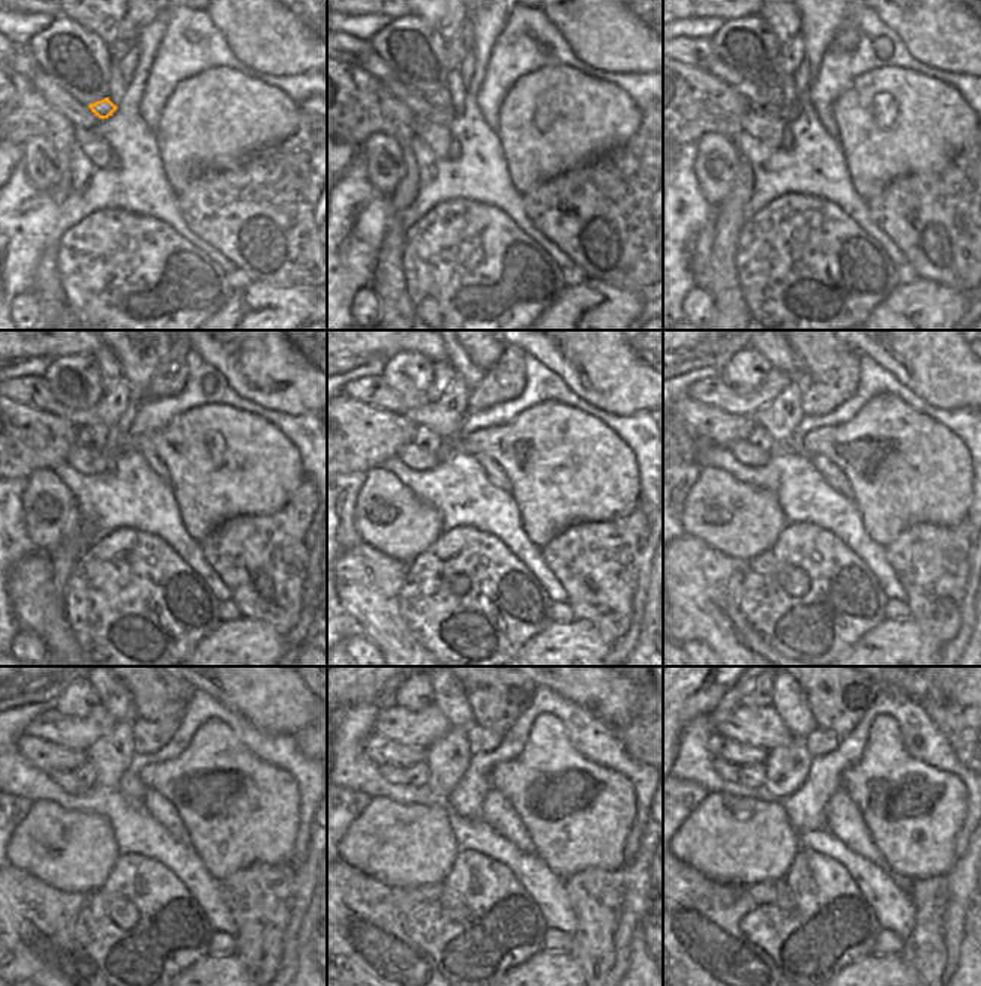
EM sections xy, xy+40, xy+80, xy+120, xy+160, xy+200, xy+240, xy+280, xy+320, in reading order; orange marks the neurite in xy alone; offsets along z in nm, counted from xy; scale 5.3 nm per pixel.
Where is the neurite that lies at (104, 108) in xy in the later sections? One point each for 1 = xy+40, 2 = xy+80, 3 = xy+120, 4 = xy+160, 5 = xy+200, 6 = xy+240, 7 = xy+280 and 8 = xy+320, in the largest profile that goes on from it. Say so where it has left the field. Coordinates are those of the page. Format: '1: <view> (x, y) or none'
1: xy+40 (440, 99)
2: xy+80 (768, 99)
3: xy+120 (89, 437)
4: xy+160 (423, 437)
5: xy+200 (758, 437)
6: xy+240 (84, 775)
7: xy+280 (417, 775)
8: xy+320 (755, 775)

